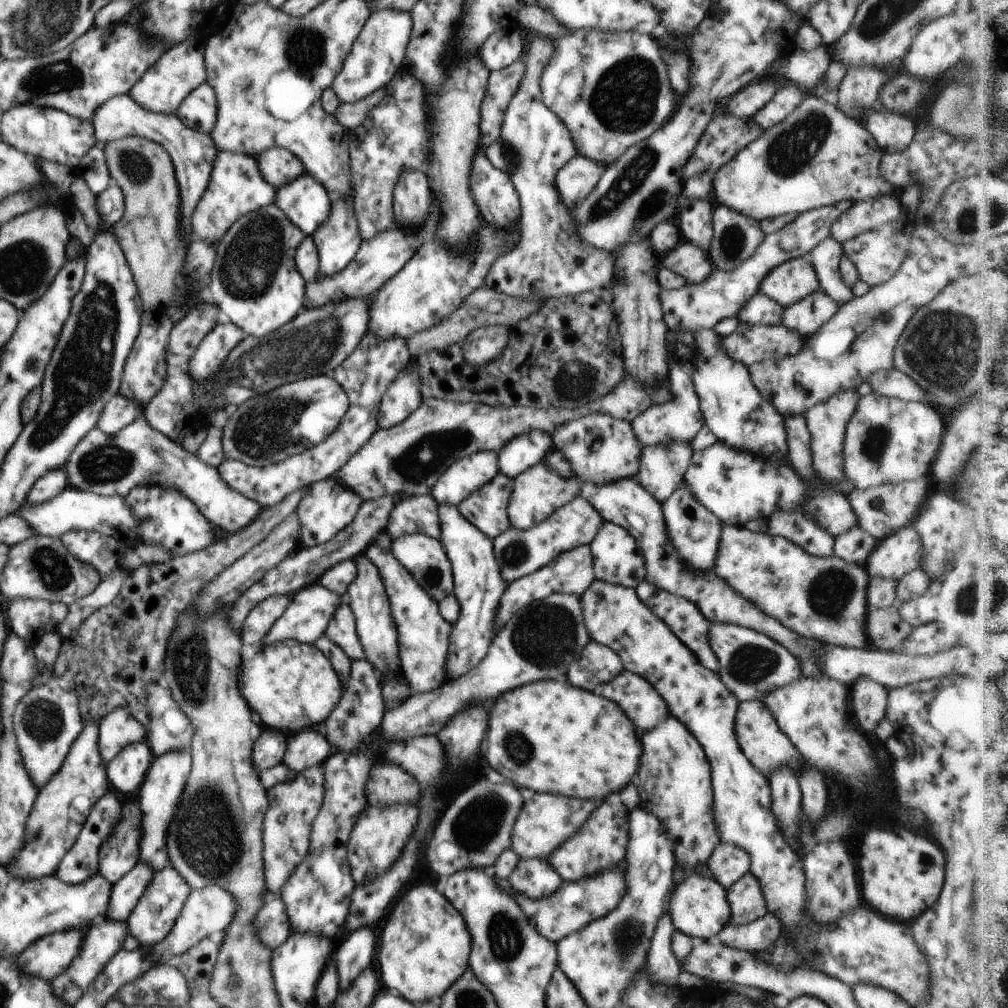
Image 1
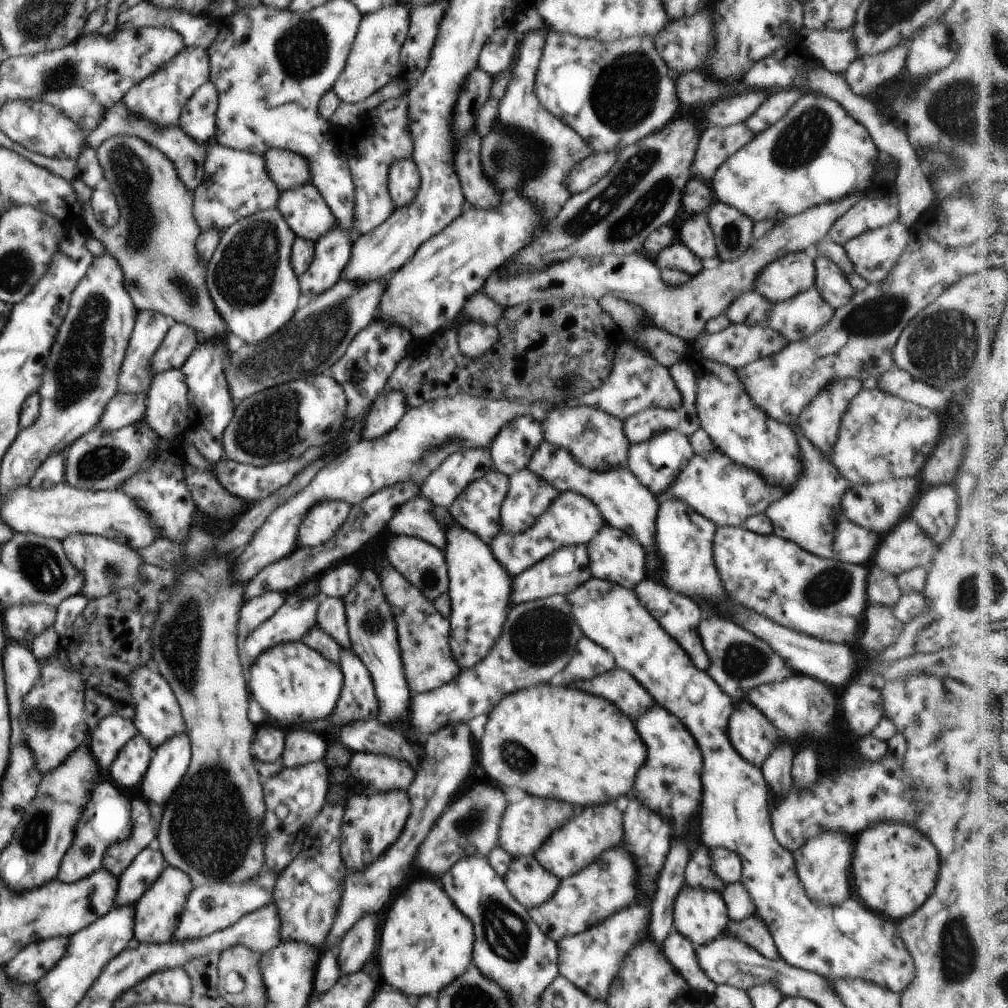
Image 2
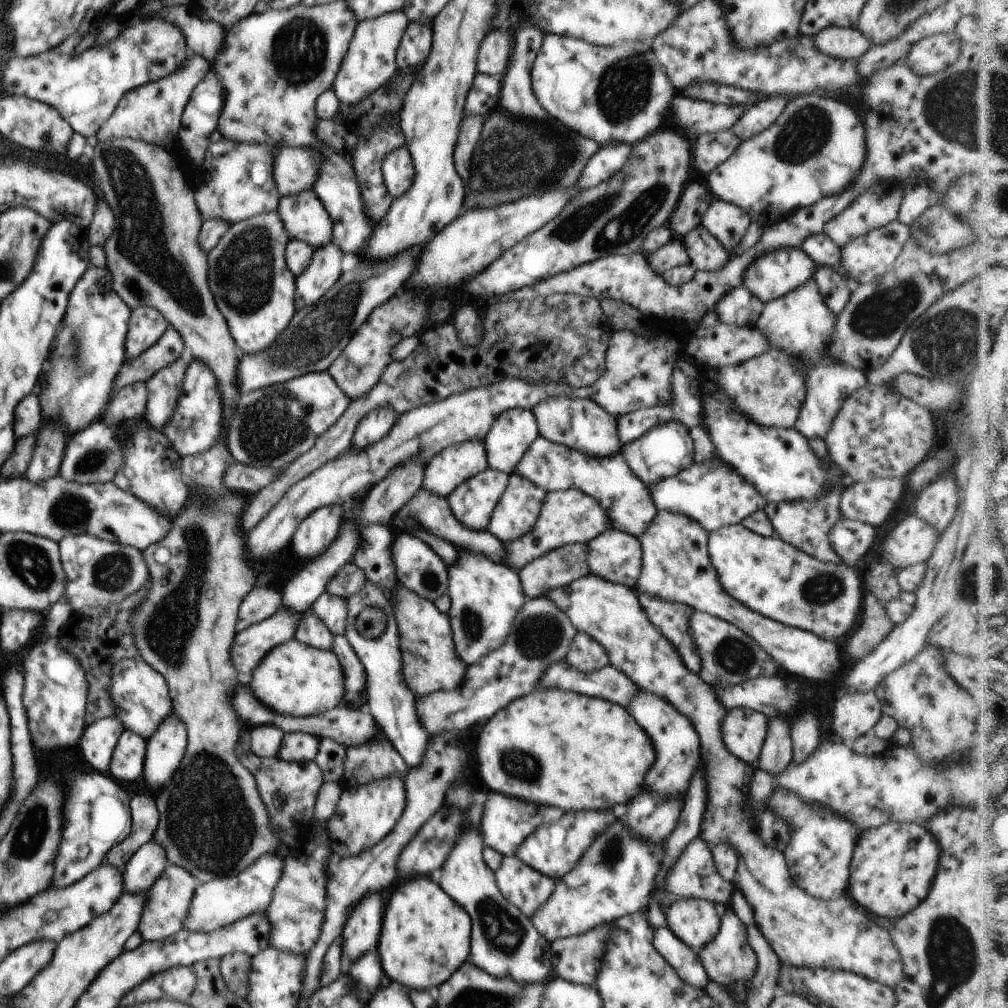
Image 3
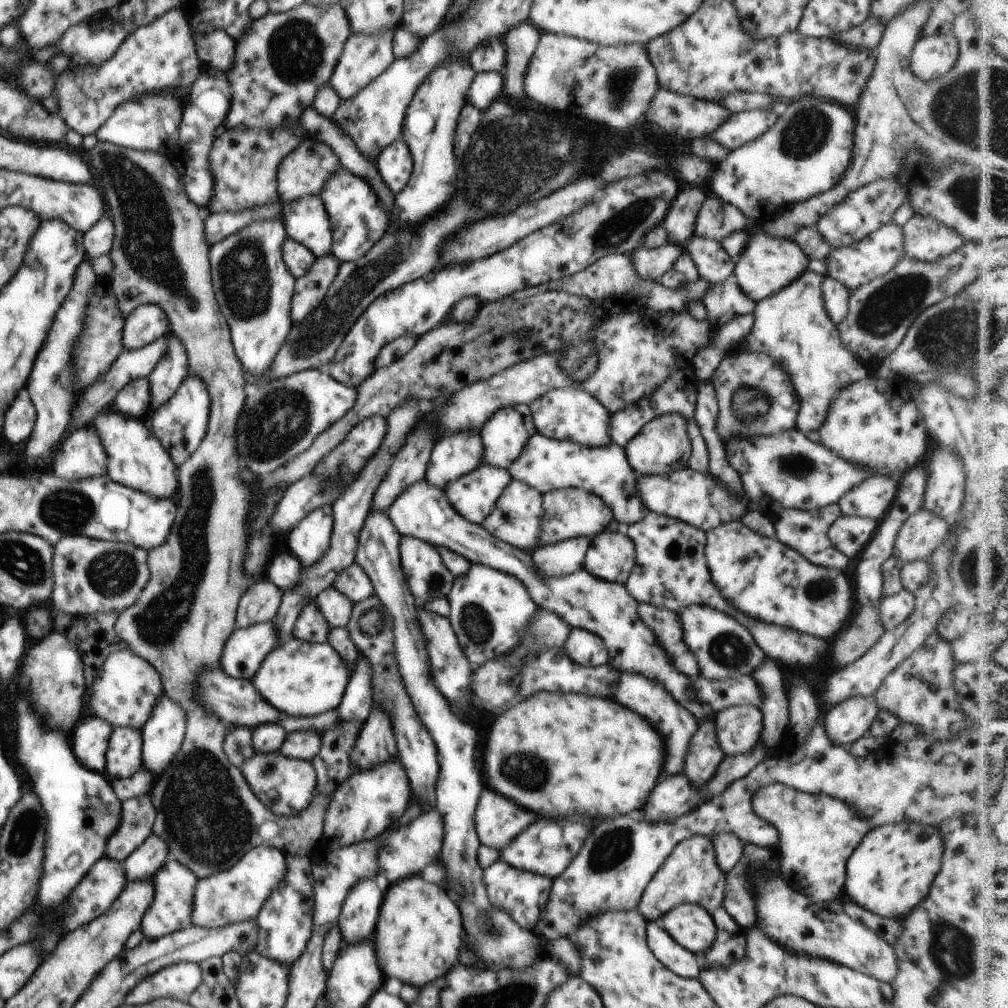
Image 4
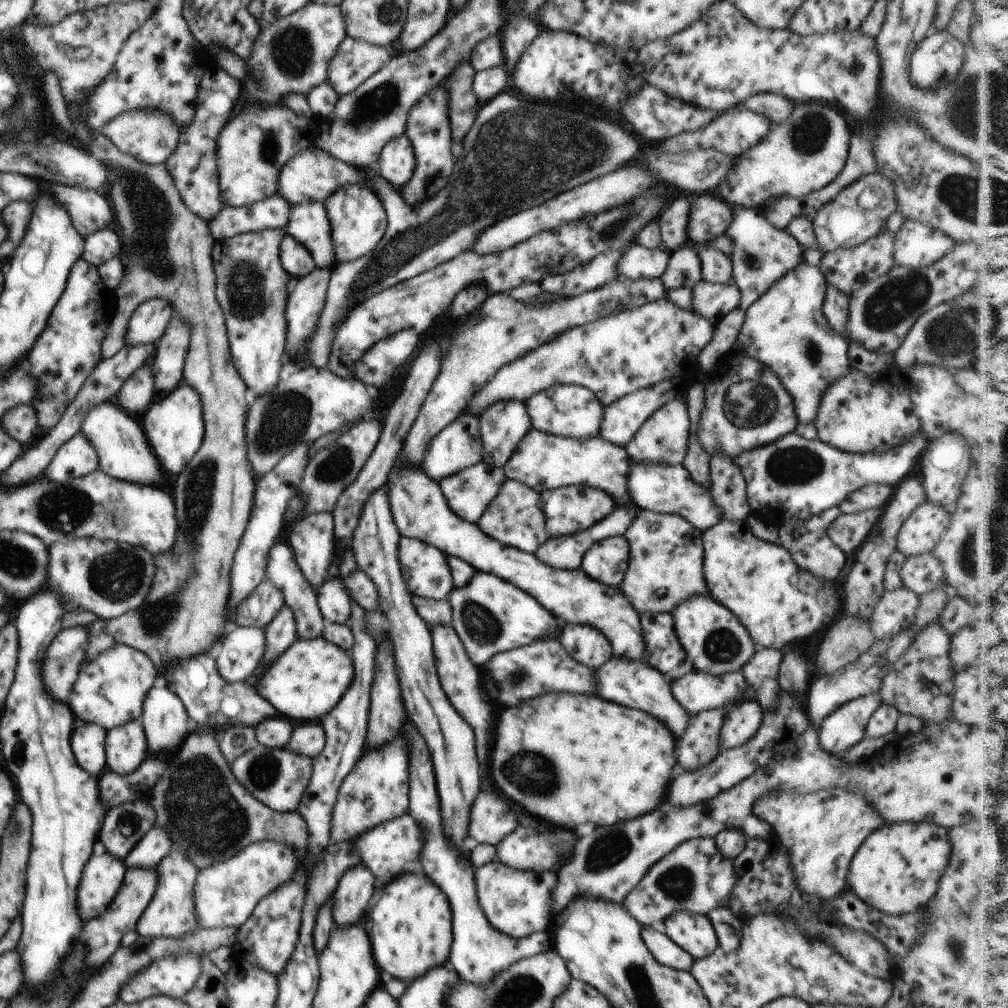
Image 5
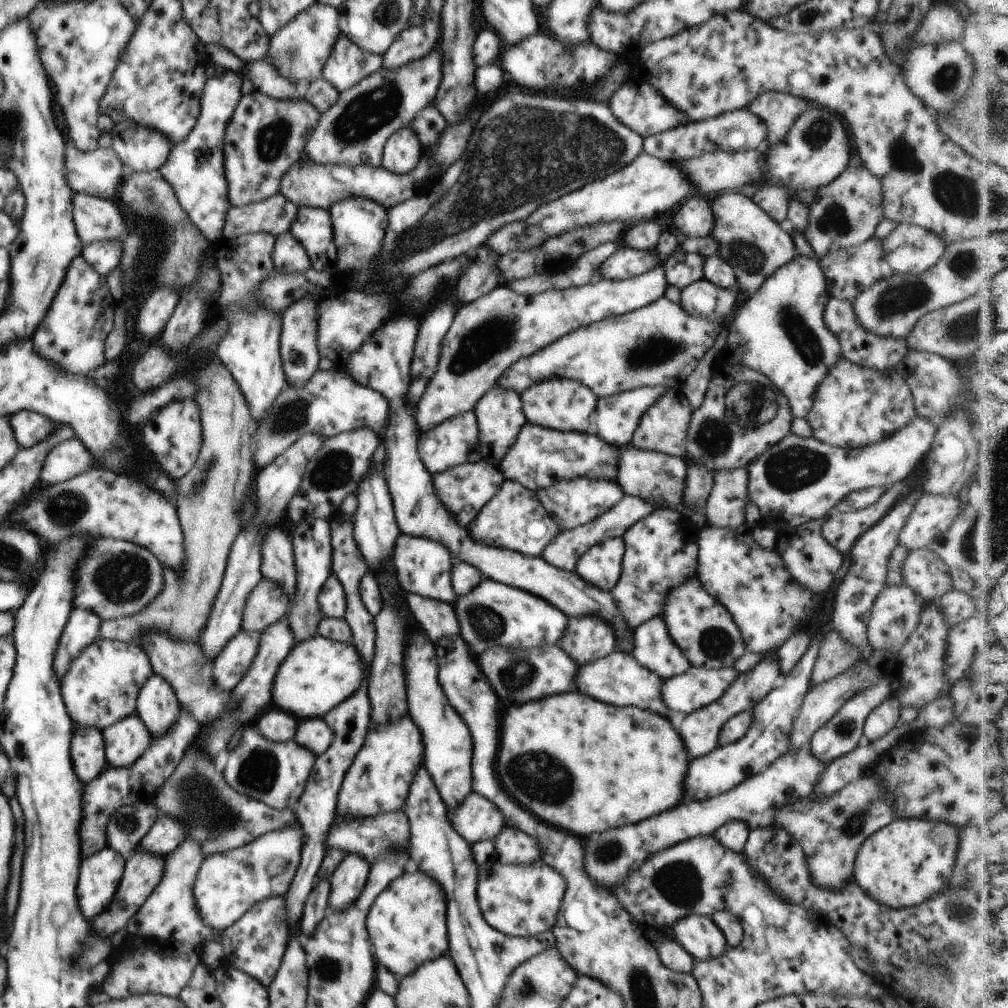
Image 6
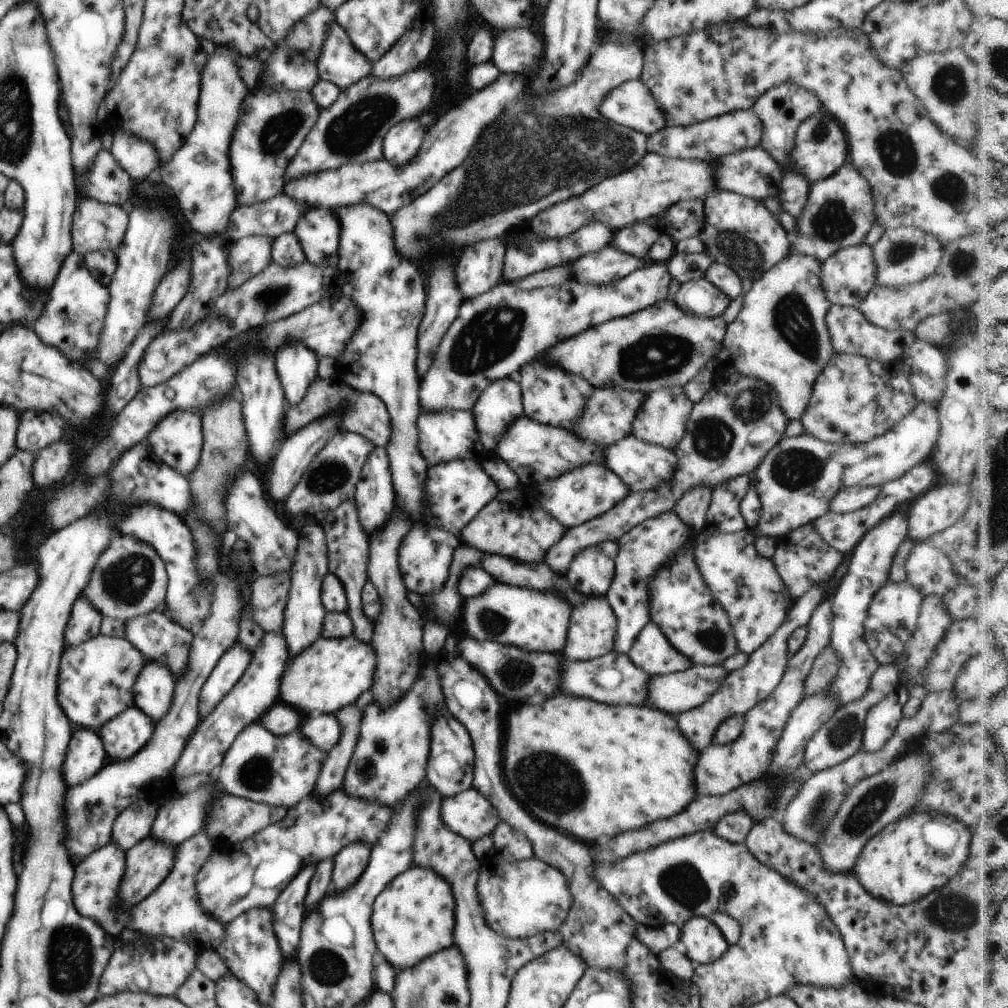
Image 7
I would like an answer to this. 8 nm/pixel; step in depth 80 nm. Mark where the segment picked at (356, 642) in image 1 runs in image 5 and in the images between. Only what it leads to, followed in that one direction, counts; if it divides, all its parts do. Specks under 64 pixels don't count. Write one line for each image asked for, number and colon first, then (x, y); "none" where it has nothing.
2: (331, 617)
3: (332, 611)
4: (336, 608)
5: (336, 605)

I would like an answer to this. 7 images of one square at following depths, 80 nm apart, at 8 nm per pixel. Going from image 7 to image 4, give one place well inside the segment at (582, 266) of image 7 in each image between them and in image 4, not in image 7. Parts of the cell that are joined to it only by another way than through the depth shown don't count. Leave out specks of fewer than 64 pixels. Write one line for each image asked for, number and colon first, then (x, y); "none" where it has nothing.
4: (650, 264)
5: (638, 262)
6: (626, 262)

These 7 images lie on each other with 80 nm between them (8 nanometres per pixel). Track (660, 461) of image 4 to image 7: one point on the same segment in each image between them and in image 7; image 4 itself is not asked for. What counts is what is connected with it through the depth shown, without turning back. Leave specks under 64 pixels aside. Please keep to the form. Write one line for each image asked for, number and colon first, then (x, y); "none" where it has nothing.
5: (663, 439)
6: (663, 429)
7: (664, 413)

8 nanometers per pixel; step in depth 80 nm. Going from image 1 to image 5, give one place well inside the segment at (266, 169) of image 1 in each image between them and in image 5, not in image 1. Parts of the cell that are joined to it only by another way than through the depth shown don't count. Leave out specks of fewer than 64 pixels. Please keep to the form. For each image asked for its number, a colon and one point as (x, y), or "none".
2: (286, 169)
3: (295, 169)
4: (303, 172)
5: (313, 174)

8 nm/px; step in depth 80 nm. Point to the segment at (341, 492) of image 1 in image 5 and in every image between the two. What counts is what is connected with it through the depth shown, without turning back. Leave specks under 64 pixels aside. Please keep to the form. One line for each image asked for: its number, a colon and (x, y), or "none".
2: (321, 521)
3: (318, 530)
4: (311, 537)
5: (311, 540)

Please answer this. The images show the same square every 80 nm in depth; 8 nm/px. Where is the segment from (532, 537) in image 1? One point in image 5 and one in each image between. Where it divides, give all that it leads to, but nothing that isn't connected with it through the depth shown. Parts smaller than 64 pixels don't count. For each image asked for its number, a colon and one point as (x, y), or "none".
2: (572, 519)
3: (567, 517)
4: (569, 513)
5: (570, 509)

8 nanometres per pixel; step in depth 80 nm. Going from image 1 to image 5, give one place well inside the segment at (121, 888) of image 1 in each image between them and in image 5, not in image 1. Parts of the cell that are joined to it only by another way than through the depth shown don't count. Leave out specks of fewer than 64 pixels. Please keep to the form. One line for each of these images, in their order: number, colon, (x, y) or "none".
2: (148, 865)
3: (149, 861)
4: (147, 859)
5: (155, 844)

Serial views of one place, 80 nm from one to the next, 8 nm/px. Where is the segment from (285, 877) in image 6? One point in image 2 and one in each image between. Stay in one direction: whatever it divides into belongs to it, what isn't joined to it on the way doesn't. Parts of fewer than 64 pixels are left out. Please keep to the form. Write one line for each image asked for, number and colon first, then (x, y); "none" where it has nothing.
2: (212, 907)
3: (218, 903)
4: (235, 895)
5: (226, 893)

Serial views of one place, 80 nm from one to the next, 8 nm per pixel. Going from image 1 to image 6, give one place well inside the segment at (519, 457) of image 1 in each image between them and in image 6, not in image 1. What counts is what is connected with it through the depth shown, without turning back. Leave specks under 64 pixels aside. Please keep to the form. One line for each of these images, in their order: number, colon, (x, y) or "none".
2: (511, 452)
3: (515, 430)
4: (505, 436)
5: (504, 424)
6: (500, 417)

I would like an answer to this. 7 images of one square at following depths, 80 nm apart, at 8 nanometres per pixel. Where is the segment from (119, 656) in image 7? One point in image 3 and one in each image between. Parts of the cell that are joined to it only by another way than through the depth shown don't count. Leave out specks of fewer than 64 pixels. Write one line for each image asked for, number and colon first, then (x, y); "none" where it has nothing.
3: (142, 696)
4: (130, 687)
5: (111, 691)
6: (103, 685)

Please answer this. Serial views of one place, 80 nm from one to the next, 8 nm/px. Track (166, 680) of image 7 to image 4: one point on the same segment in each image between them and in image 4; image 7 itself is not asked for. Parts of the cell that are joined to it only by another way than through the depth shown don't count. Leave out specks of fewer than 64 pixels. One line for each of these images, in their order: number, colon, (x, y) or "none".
4: (163, 734)
5: (165, 722)
6: (157, 705)

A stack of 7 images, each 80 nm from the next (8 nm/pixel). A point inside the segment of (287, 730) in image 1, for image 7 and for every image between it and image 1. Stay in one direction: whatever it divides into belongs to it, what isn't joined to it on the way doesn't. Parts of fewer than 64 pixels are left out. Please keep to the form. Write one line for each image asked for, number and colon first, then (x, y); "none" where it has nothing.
2: (294, 684)
3: (295, 679)
4: (302, 679)
5: (307, 680)
6: (318, 673)
7: (331, 673)

